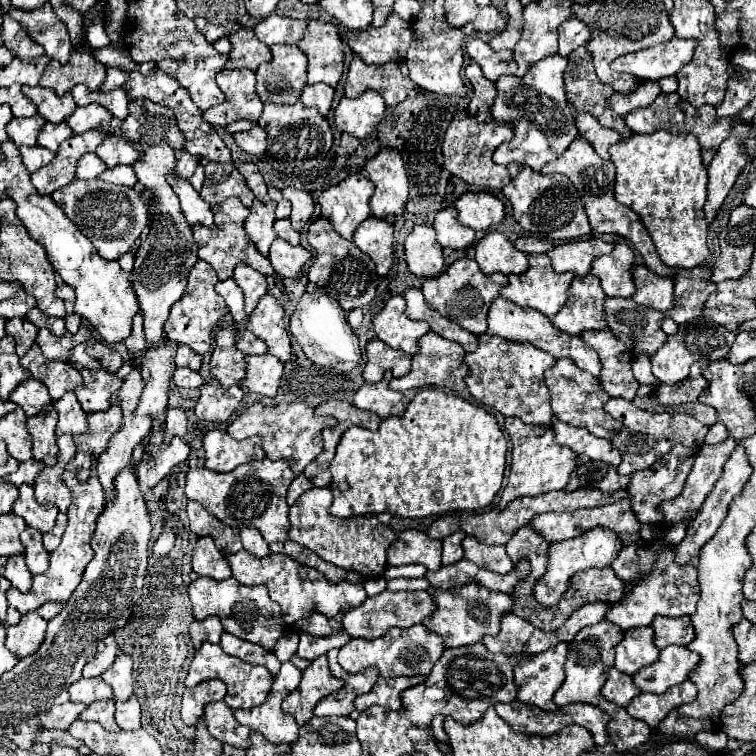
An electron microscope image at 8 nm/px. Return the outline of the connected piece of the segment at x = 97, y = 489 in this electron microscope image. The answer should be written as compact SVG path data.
M64 470L62 474L66 486L72 490L72 504L66 512L68 516L68 526L66 532L62 536L62 542L56 550L50 552L50 566L44 574L34 574L34 584L32 590L28 594L16 592L16 588L10 588L6 598L8 604L14 606L20 614L32 612L36 608L40 608L44 602L66 602L70 598L70 594L76 590L76 586L80 584L80 578L84 574L86 564L92 560L92 548L90 548L90 540L92 534L96 530L96 518L102 514L104 510L104 494L102 494L102 486L98 482L96 472L92 470L90 480L88 482L80 482L76 478L76 474L72 474L70 470Z

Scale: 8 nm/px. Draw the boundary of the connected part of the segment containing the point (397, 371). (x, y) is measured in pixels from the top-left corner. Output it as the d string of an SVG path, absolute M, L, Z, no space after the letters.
M374 338L374 340L368 342L366 356L368 356L368 362L366 362L366 368L364 368L364 380L368 384L380 382L384 370L392 370L394 378L404 376L404 374L410 372L410 360L412 360L412 356L404 354L402 350L390 348L388 344L384 344L378 338Z

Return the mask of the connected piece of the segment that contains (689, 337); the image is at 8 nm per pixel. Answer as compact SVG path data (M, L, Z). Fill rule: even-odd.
M694 318L692 322L684 322L684 324L680 324L678 334L668 336L666 344L652 356L652 374L662 384L678 384L688 376L690 366L694 362L700 362L700 360L712 362L712 360L726 358L730 346L734 344L734 338L736 338L736 332L724 330L724 326L720 326L712 320L706 320L706 318Z

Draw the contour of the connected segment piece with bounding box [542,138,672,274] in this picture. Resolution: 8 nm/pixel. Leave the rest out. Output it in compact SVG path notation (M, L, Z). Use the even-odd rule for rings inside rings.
M576 138L572 142L572 146L554 162L550 162L548 166L542 168L544 174L564 174L568 176L578 192L584 194L584 210L586 210L586 216L588 216L588 222L592 226L592 232L598 232L598 234L618 234L618 236L624 236L626 240L630 240L634 244L634 248L642 254L646 266L656 272L656 274L670 274L672 270L668 266L664 266L656 254L656 248L654 248L654 242L648 234L648 230L644 228L642 220L636 216L634 210L630 210L628 206L622 206L620 202L616 202L614 198L614 176L616 176L616 168L610 160L602 160L594 150L592 146L582 140L582 138Z

